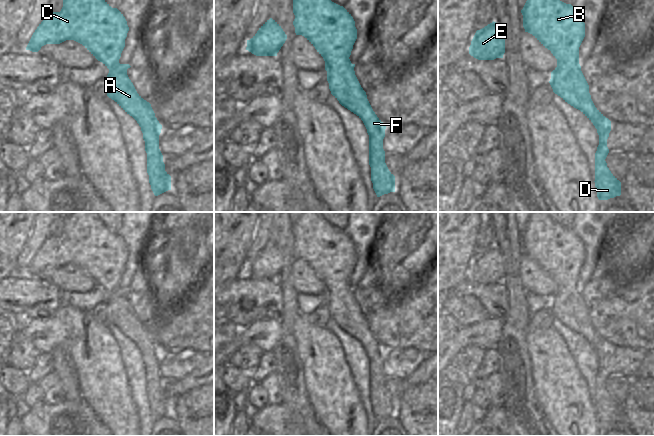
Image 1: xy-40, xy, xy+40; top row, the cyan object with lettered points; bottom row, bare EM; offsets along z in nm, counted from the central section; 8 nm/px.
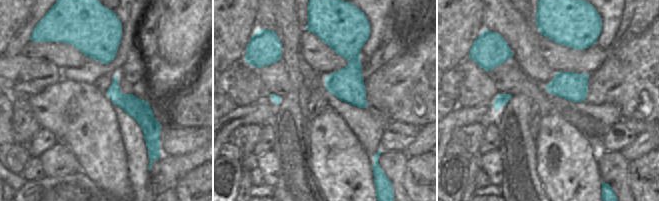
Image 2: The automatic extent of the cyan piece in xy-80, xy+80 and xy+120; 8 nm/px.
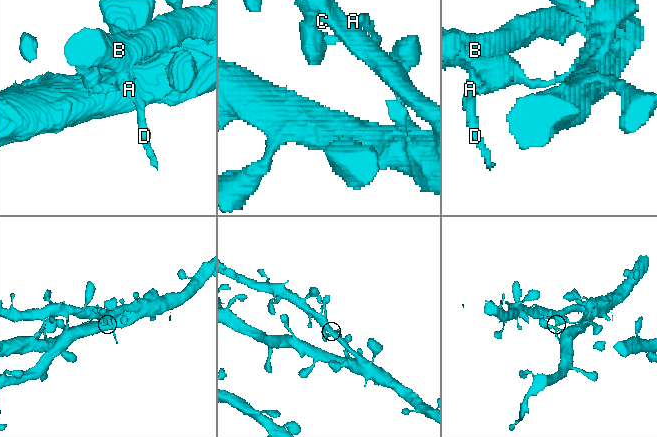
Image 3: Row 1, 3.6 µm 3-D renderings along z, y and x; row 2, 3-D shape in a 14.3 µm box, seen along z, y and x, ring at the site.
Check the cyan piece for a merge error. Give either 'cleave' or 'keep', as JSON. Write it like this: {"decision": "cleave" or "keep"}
{"decision": "keep"}

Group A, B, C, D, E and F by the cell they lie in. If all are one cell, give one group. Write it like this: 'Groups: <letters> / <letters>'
Groups: A B C D E F.

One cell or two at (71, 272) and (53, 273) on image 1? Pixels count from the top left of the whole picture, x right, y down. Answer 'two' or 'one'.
one

